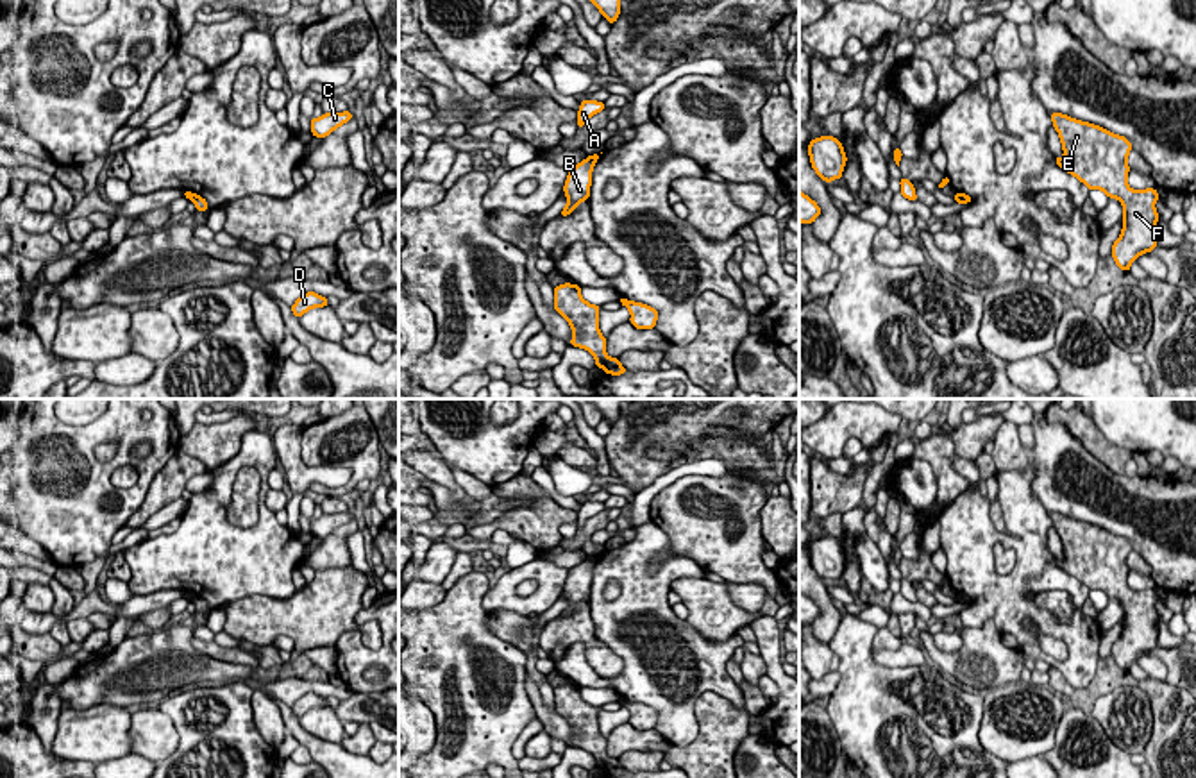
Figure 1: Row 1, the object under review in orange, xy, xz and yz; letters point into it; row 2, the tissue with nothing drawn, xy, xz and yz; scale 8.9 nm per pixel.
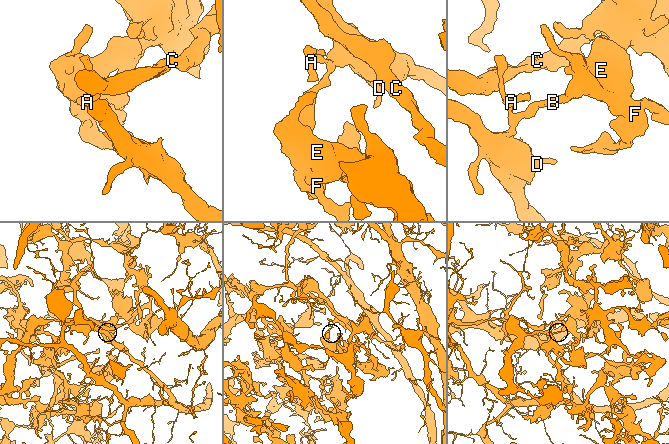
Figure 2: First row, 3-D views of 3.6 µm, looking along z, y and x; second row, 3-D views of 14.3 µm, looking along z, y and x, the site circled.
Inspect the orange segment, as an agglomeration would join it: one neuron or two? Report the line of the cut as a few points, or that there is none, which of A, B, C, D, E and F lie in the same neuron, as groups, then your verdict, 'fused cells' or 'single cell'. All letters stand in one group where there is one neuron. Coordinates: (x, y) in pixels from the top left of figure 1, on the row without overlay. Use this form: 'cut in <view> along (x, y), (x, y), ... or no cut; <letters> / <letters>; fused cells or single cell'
cut in yz along (960, 594), (966, 601); A D / B C E F; fused cells

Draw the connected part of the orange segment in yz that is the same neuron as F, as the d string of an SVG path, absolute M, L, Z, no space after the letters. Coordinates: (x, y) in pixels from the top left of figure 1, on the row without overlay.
M1062 513L1049 517L1064 549L1064 558L1055 556L1055 563L1089 590L1101 590L1123 605L1123 631L1110 655L1121 671L1130 672L1133 660L1157 647L1157 590L1135 592L1128 587L1132 544L1124 537Z

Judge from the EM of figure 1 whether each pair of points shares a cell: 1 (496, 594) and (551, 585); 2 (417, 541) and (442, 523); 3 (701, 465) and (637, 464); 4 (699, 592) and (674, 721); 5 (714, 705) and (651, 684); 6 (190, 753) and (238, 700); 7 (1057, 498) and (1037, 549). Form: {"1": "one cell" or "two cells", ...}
{"1": "one cell", "2": "two cells", "3": "two cells", "4": "two cells", "5": "two cells", "6": "one cell", "7": "two cells"}

